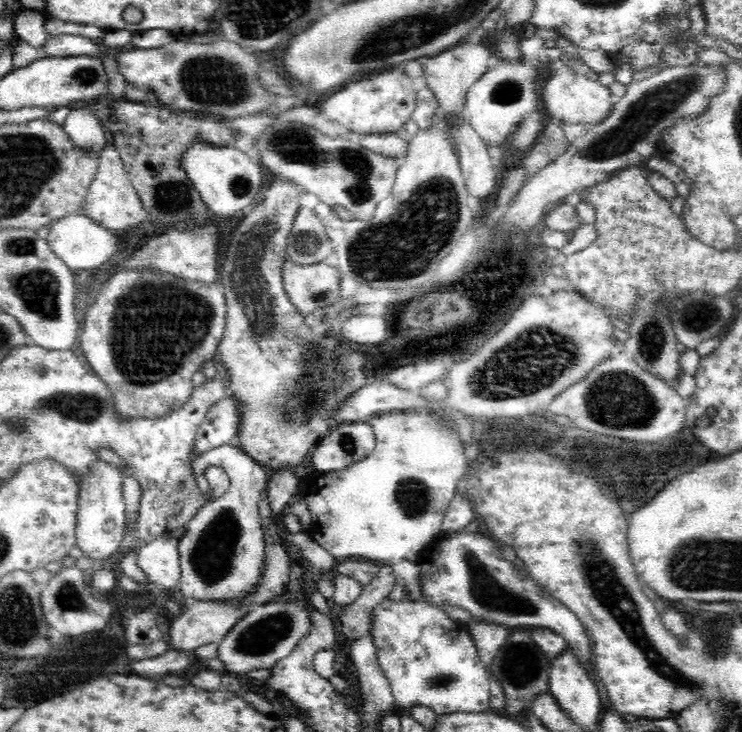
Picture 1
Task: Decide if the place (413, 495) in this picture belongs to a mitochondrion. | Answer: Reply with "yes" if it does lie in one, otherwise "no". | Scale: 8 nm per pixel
yes

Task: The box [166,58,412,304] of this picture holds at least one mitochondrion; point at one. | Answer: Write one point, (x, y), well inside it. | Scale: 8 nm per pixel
(291, 145)

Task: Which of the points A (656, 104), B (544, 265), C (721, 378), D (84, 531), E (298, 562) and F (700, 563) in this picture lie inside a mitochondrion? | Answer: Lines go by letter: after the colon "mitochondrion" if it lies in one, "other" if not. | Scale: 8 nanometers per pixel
A: mitochondrion
B: other
C: other
D: other
E: other
F: mitochondrion

